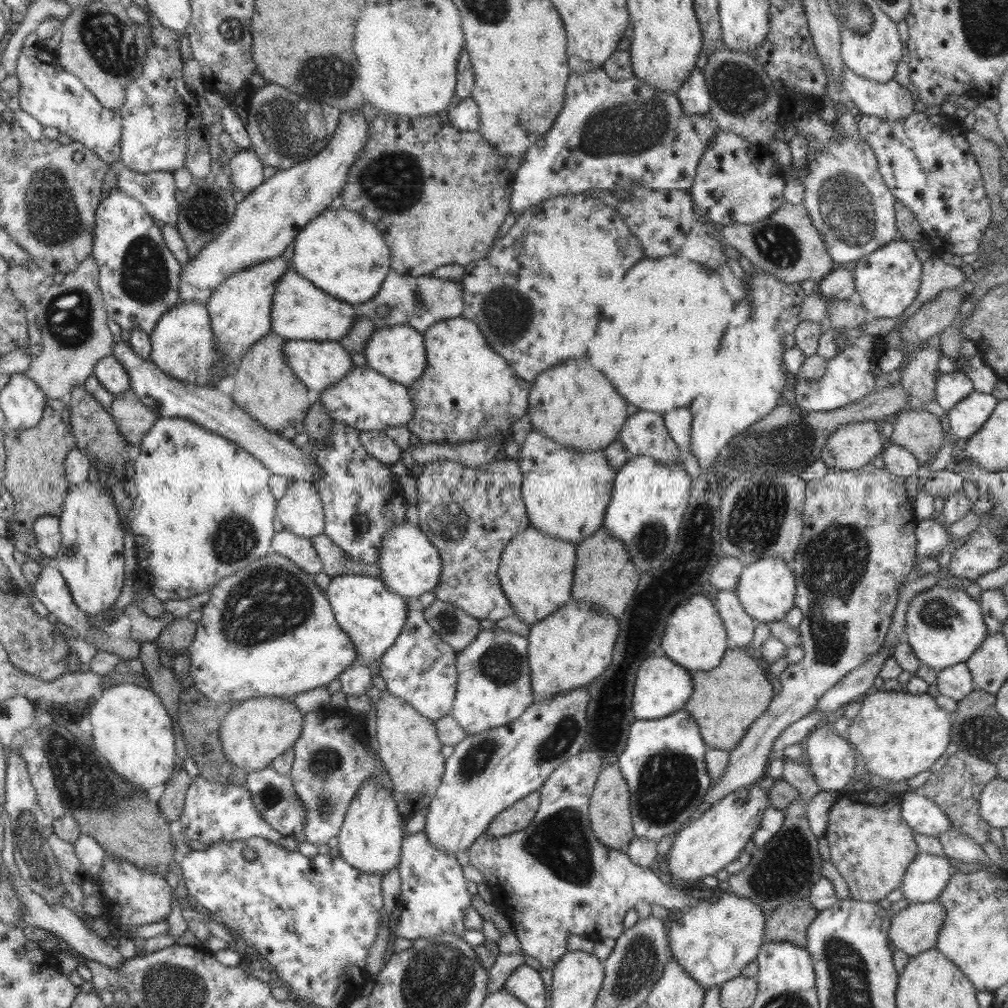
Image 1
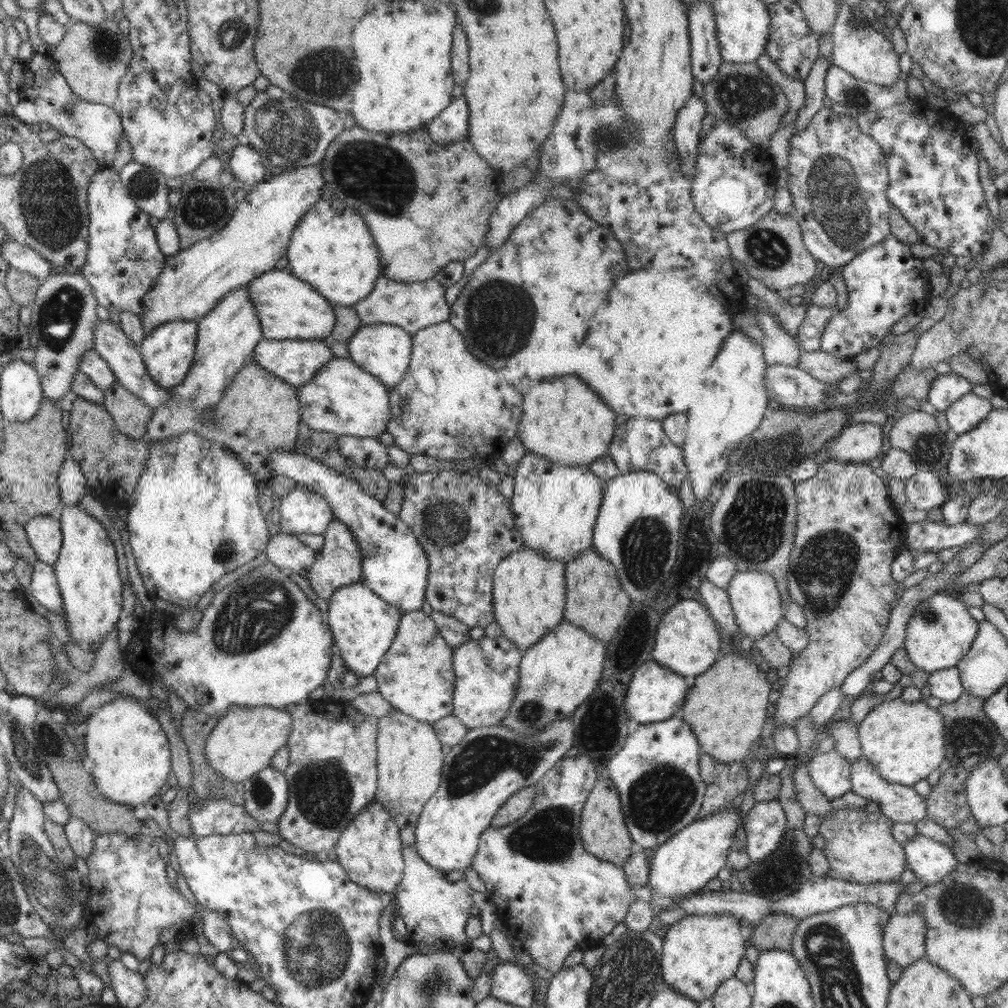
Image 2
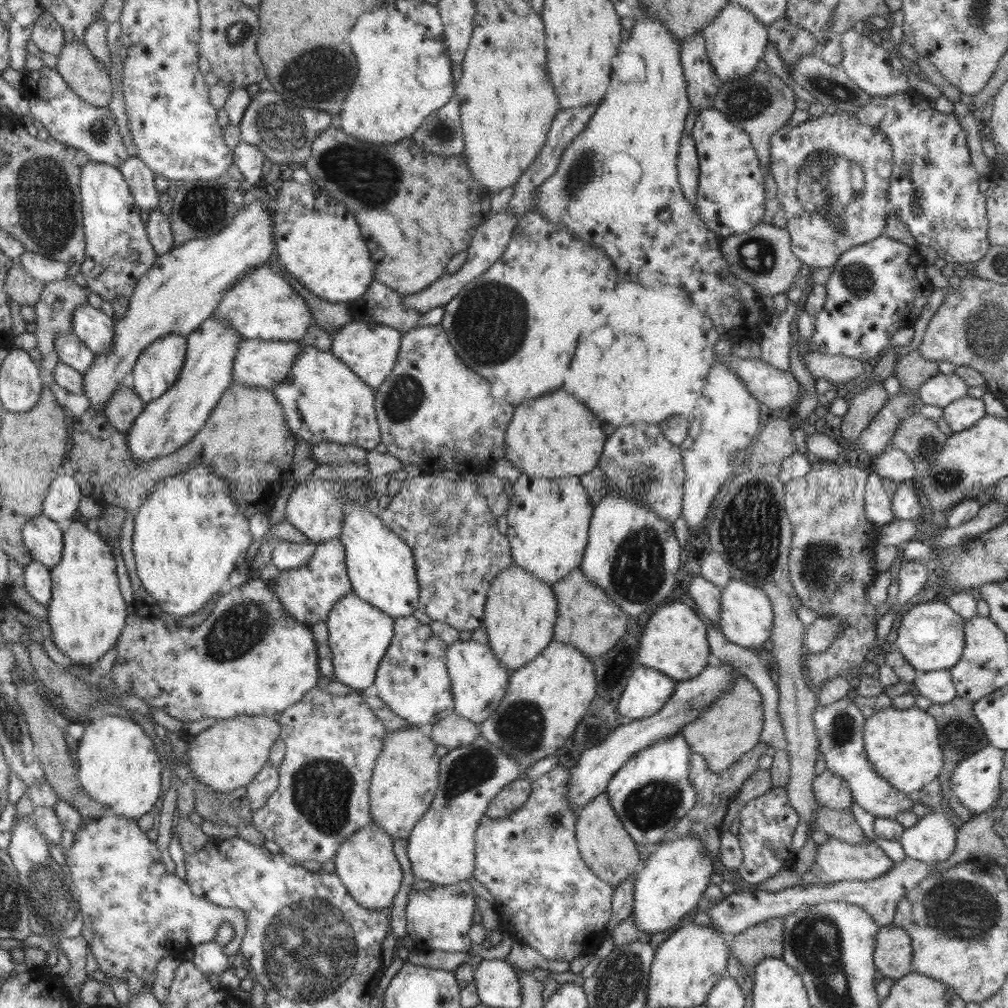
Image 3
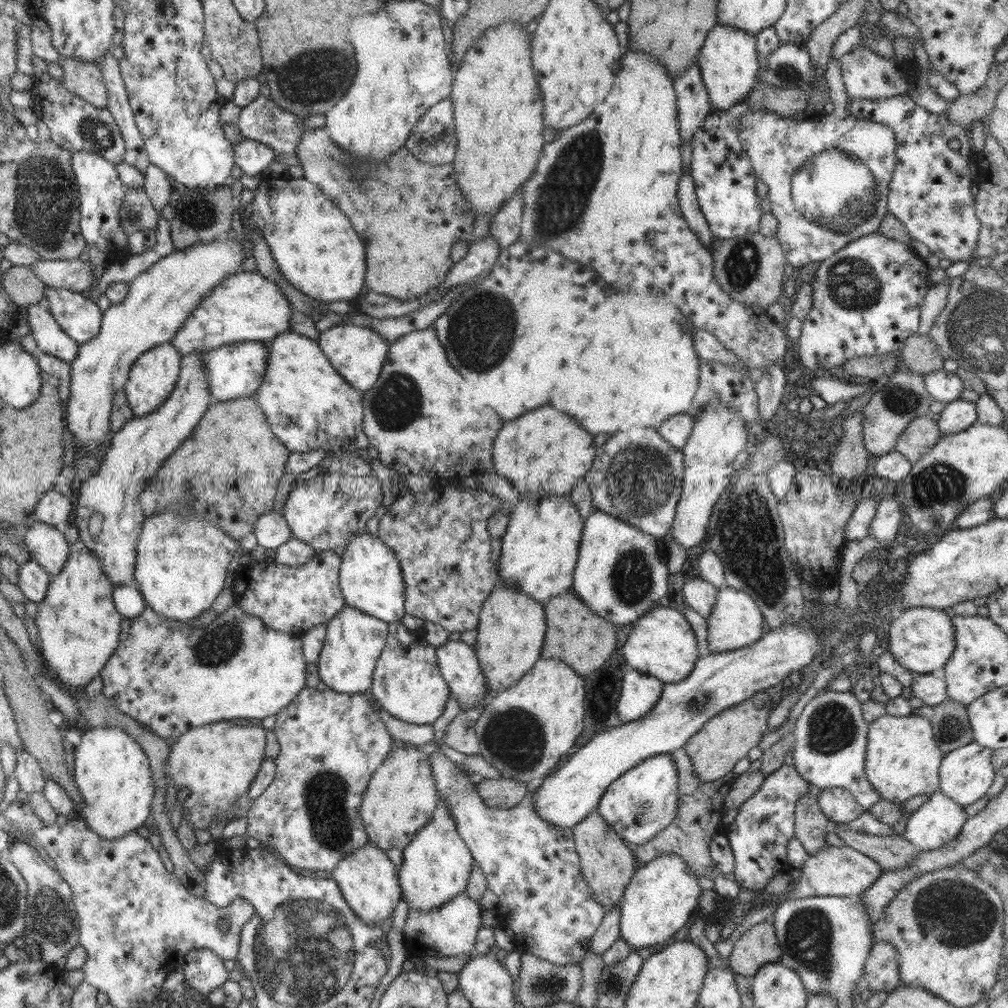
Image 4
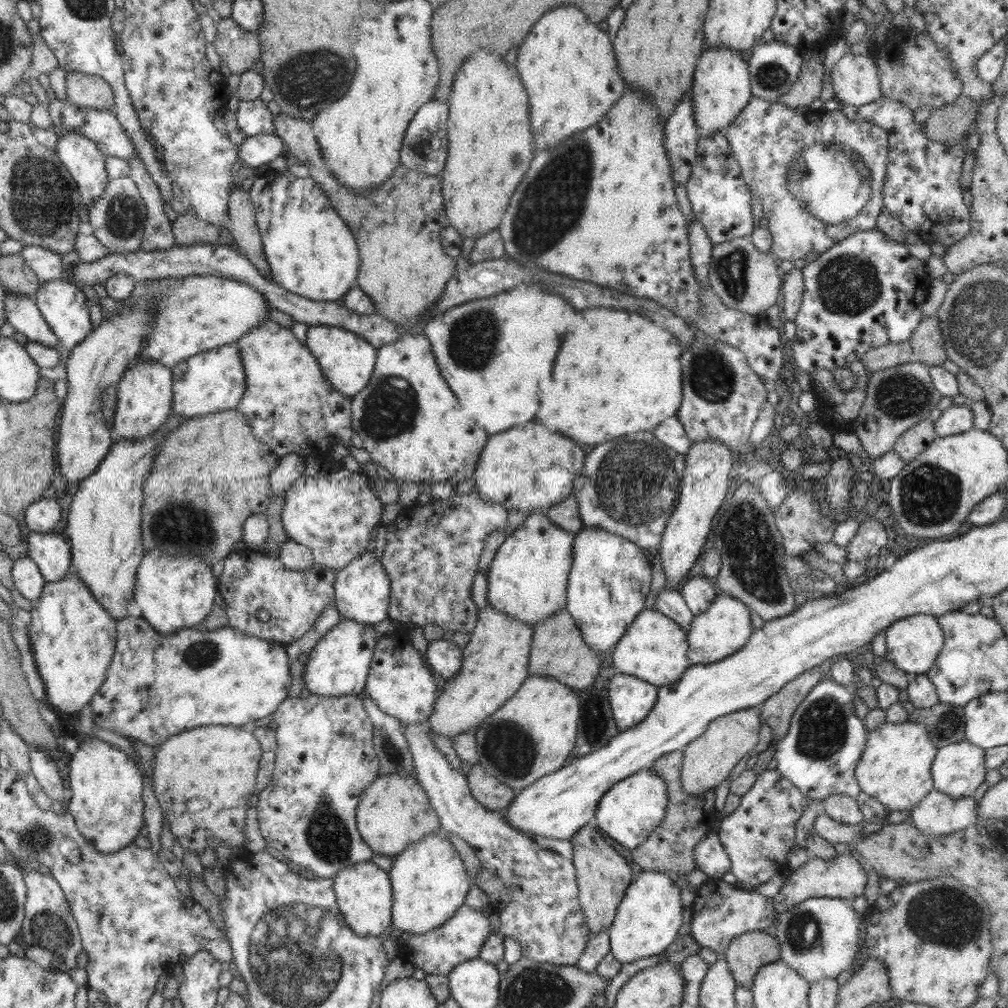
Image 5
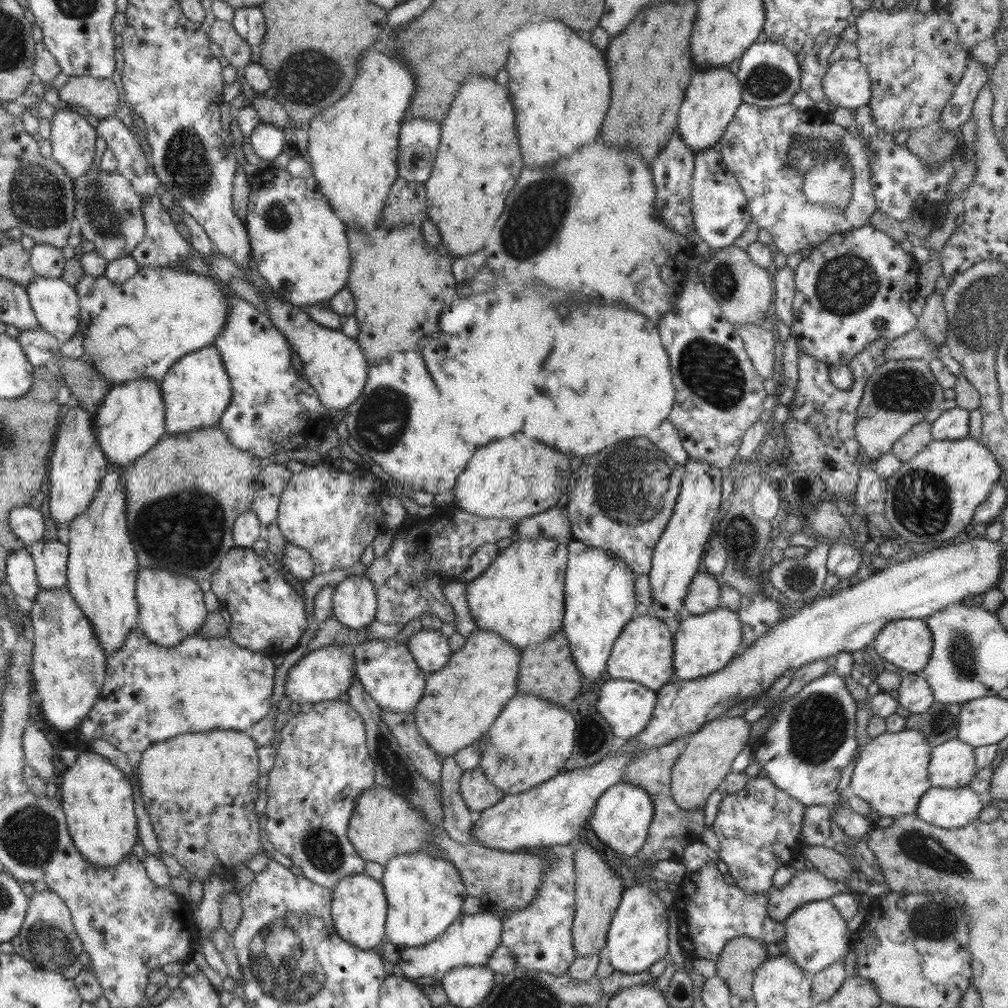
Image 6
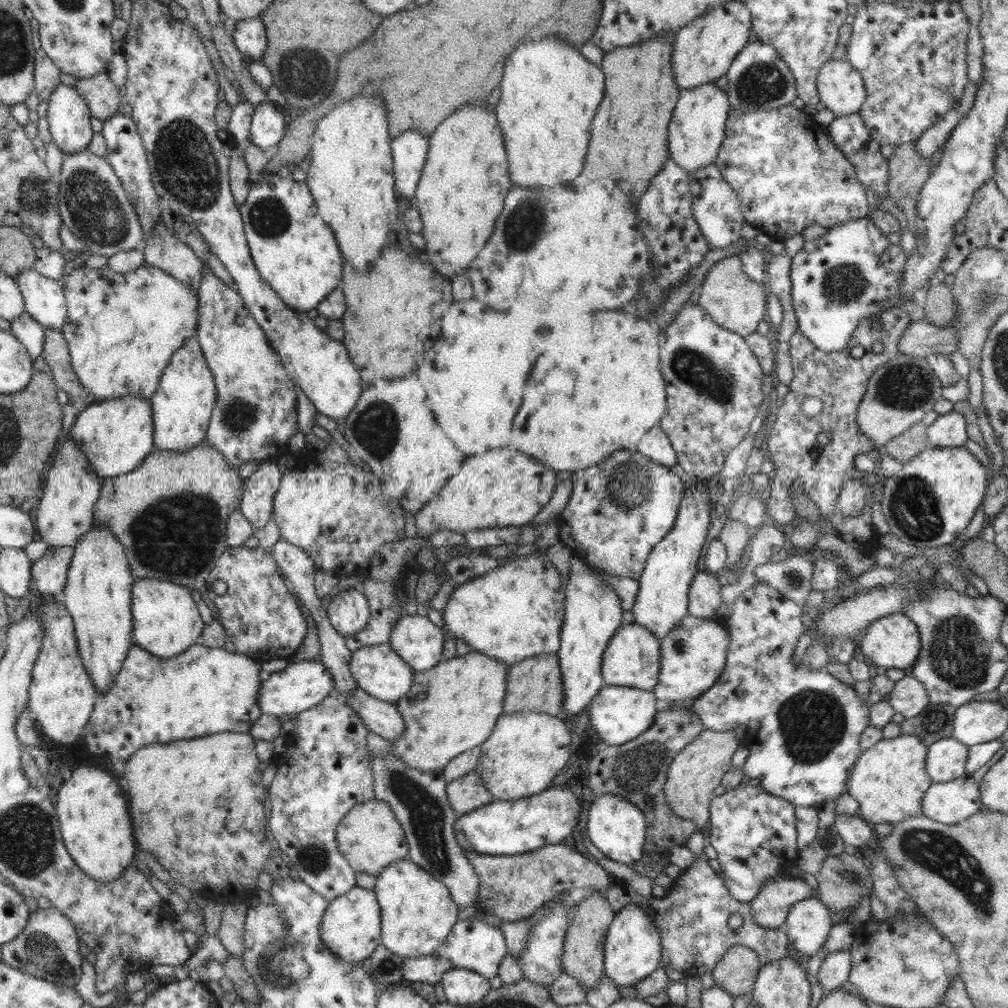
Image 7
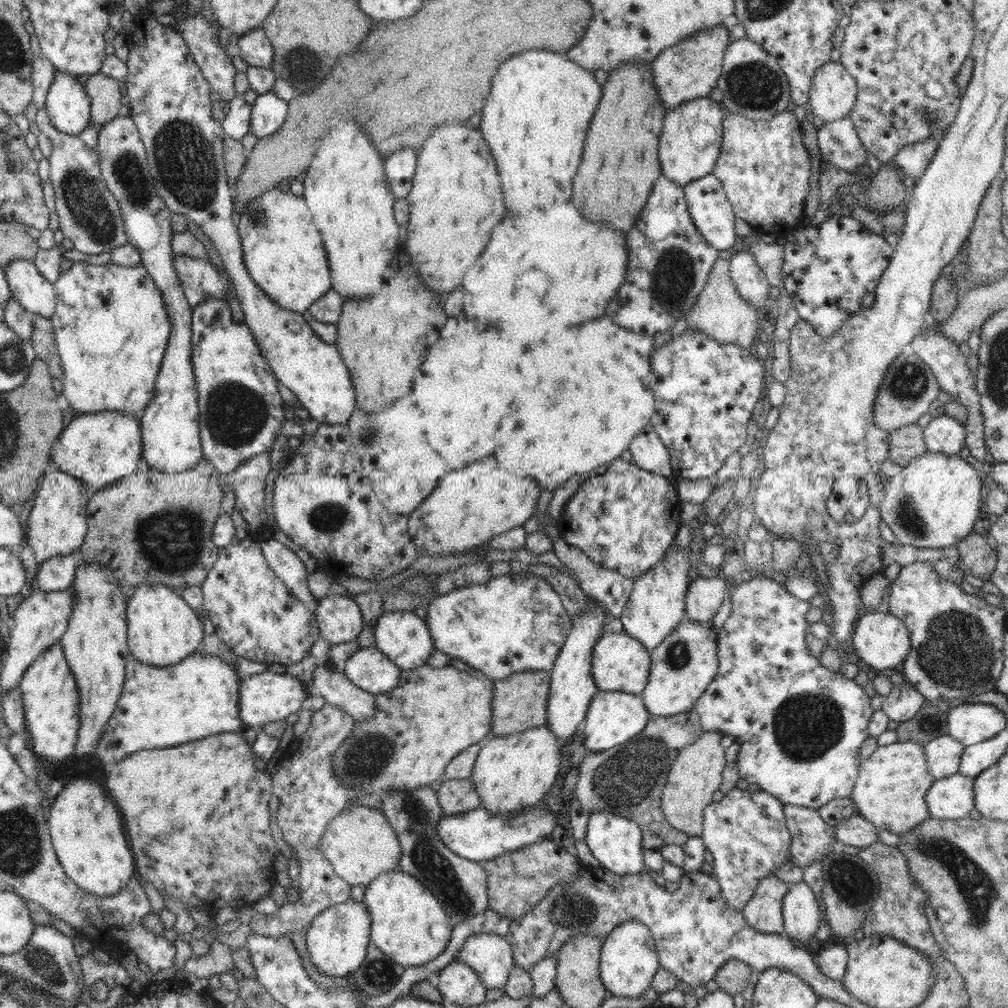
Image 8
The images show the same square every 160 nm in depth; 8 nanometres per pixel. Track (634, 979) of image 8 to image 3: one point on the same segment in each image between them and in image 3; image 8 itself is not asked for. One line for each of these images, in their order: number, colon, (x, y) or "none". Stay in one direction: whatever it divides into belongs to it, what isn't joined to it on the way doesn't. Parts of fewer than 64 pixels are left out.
3: (675, 876)
4: (662, 896)
5: (648, 920)
6: (637, 938)
7: (633, 948)

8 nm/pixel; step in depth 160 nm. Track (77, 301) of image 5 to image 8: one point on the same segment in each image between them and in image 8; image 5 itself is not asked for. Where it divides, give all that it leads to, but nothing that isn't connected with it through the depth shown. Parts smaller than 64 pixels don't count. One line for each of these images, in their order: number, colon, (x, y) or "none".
6: (55, 303)
7: (44, 299)
8: (37, 295)

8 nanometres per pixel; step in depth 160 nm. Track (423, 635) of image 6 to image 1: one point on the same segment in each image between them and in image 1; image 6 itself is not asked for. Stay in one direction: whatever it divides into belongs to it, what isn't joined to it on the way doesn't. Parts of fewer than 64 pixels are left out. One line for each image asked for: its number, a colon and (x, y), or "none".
1: (494, 688)
2: (486, 671)
3: (479, 681)
4: (458, 663)
5: (444, 656)

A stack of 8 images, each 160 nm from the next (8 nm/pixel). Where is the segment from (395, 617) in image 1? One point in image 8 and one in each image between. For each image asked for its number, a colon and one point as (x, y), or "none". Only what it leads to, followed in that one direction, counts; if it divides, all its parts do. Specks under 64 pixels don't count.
2: (363, 626)
3: (359, 634)
4: (353, 642)
5: (339, 665)
6: (326, 674)
7: (301, 685)
8: (268, 697)

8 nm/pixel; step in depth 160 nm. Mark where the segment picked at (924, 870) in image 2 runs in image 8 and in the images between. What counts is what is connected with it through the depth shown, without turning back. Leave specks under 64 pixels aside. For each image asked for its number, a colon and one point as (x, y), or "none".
3: (932, 840)
4: (940, 818)
5: (937, 814)
6: (956, 807)
7: (950, 802)
8: (952, 797)

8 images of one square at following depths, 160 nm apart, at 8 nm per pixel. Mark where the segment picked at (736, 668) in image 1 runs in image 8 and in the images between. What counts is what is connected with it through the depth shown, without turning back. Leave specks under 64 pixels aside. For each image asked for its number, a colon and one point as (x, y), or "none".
2: (726, 708)
3: (732, 726)
4: (727, 737)
5: (707, 761)
6: (708, 754)
7: (697, 769)
8: (696, 773)

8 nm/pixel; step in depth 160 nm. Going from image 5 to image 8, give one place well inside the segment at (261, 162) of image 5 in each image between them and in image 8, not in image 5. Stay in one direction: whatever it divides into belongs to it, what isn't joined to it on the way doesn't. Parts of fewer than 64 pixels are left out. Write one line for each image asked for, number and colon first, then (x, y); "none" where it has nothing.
6: (267, 140)
7: (267, 127)
8: (268, 112)

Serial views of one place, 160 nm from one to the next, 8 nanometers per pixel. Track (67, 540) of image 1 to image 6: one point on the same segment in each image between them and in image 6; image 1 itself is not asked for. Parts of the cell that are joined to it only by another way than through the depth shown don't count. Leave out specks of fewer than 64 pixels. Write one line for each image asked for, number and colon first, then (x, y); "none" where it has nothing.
2: (87, 574)
3: (86, 612)
4: (79, 627)
5: (72, 636)
6: (69, 665)

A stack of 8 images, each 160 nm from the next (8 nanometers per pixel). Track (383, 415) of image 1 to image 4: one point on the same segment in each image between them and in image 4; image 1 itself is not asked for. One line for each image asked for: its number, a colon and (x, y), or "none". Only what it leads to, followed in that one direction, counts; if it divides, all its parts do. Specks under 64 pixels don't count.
2: (342, 398)
3: (323, 400)
4: (309, 406)

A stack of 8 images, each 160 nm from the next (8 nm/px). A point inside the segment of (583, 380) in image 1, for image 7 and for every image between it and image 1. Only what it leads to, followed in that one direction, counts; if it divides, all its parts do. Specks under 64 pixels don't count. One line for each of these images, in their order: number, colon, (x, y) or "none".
2: (563, 420)
3: (553, 436)
4: (544, 453)
5: (525, 468)
6: (516, 477)
7: (501, 488)

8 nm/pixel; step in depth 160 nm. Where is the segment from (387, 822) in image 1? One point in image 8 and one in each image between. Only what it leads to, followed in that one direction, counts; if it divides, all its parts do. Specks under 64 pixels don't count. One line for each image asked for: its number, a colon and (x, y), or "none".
2: (369, 849)
3: (366, 864)
4: (368, 879)
5: (363, 891)
6: (359, 906)
7: (351, 928)
8: (337, 939)

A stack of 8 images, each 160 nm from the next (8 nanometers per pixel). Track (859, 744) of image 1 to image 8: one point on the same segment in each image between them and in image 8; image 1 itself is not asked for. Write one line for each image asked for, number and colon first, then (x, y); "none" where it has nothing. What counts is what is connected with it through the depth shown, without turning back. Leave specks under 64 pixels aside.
2: (904, 741)
3: (902, 746)
4: (902, 760)
5: (895, 767)
6: (891, 774)
7: (888, 781)
8: (890, 789)

